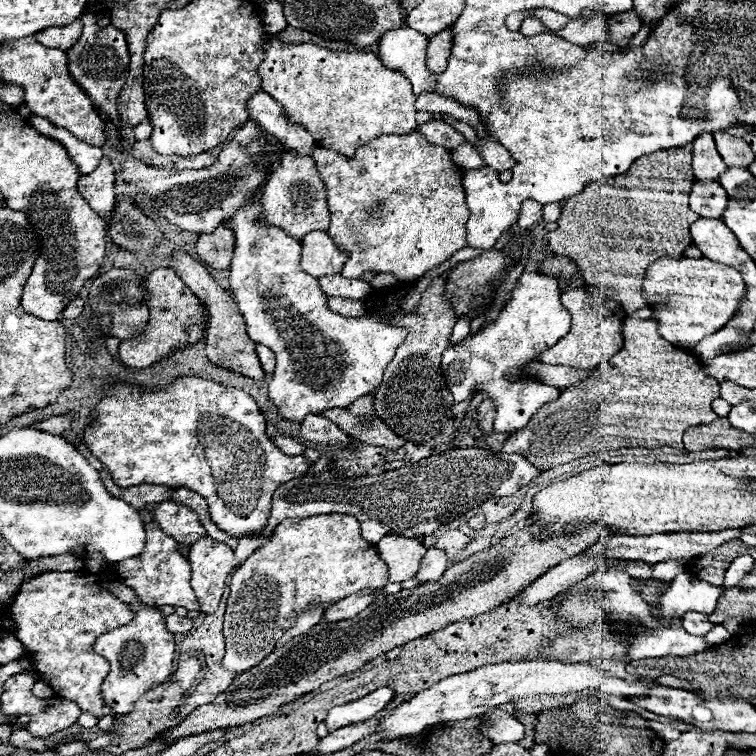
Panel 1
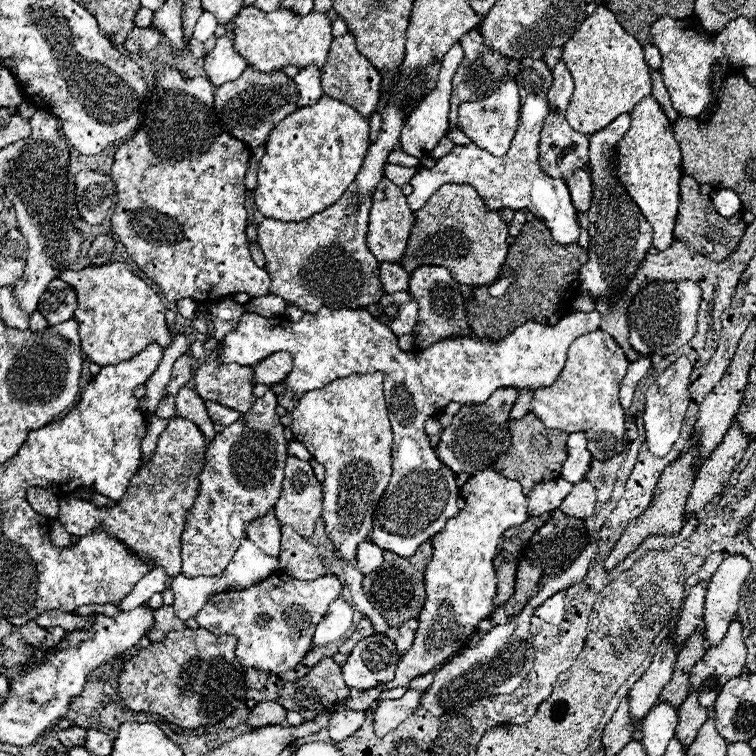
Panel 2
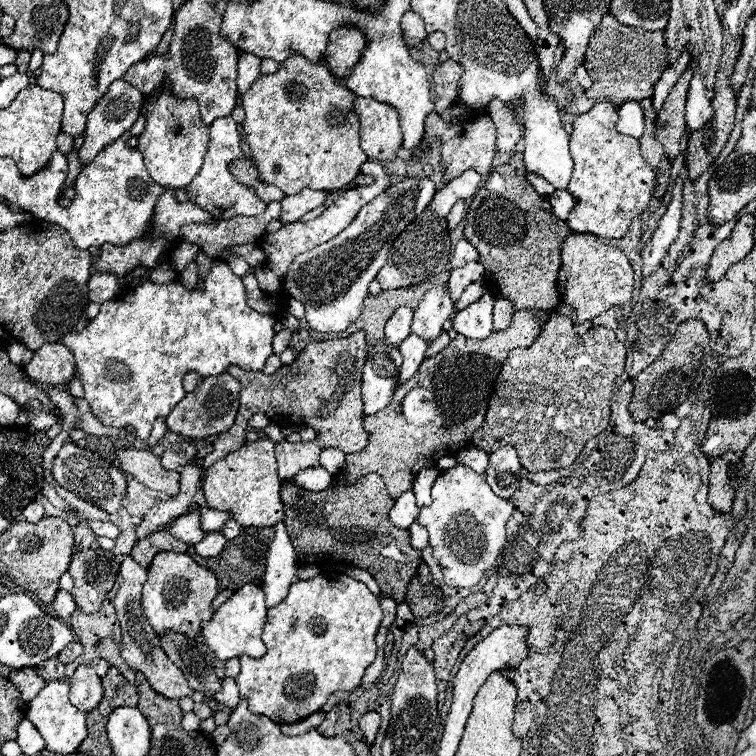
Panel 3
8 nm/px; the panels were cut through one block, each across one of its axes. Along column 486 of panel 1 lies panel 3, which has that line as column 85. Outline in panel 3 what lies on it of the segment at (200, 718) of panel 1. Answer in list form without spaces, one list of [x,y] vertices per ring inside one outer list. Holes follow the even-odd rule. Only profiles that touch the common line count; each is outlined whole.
[[[80,550],[72,556],[68,572],[74,578],[72,598],[76,606],[88,614],[98,612],[104,596],[112,590],[120,568],[120,558],[110,550]]]

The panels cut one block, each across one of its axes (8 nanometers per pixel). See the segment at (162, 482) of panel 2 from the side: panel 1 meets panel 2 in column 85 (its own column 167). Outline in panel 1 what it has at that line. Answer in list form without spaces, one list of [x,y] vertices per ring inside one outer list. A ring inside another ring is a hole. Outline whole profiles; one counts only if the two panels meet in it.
[[[166,500],[166,502],[156,504],[152,514],[154,514],[154,520],[158,522],[158,526],[162,528],[162,532],[172,536],[180,544],[190,546],[196,540],[200,540],[202,536],[206,536],[204,528],[198,522],[198,514],[182,504]]]

